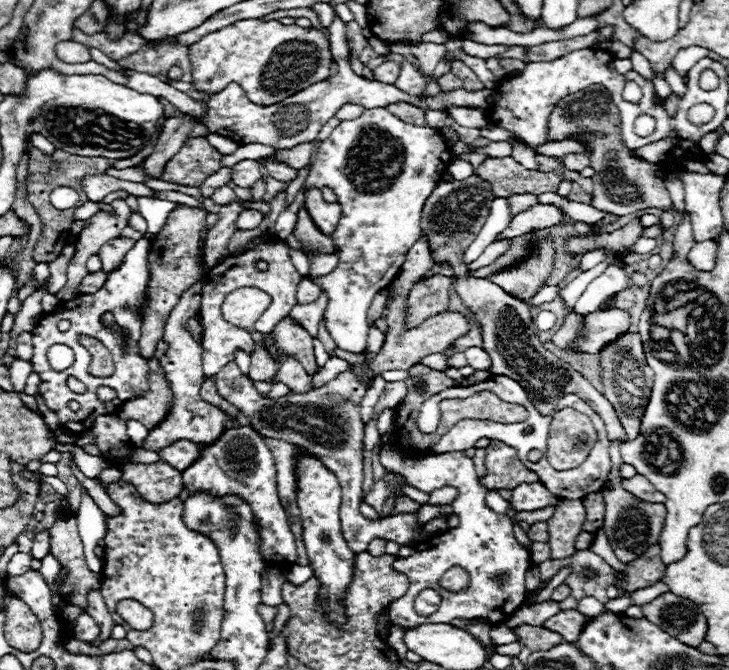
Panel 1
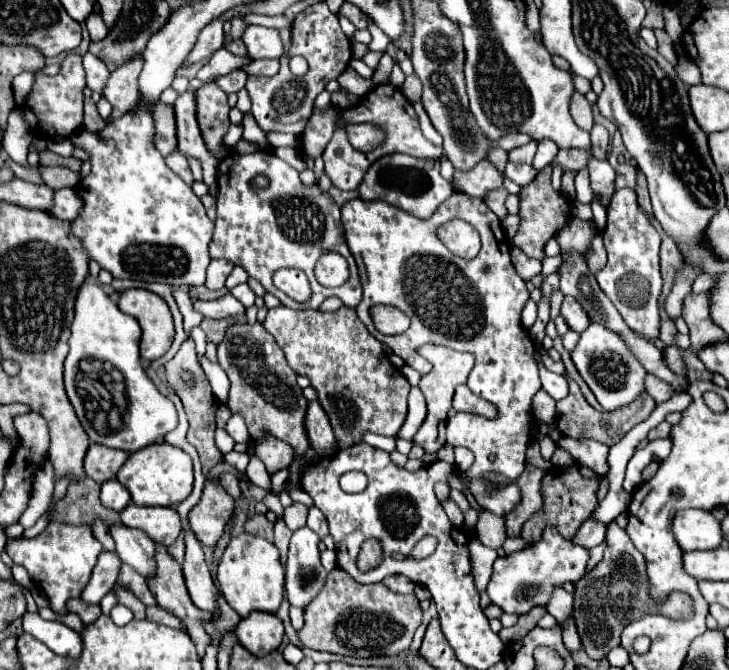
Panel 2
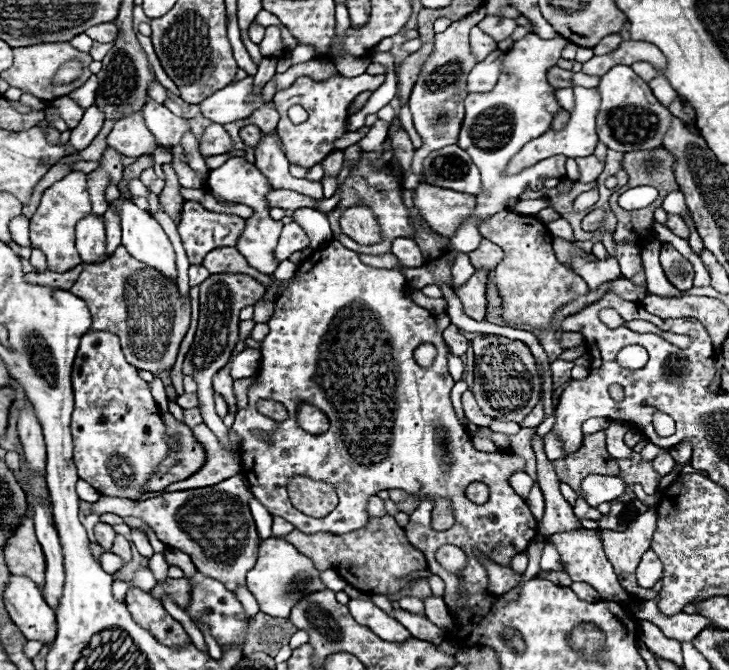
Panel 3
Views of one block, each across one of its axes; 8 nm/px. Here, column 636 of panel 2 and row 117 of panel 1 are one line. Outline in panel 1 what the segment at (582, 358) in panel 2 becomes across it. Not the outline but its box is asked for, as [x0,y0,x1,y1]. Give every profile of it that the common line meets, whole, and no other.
[274,108,452,354]

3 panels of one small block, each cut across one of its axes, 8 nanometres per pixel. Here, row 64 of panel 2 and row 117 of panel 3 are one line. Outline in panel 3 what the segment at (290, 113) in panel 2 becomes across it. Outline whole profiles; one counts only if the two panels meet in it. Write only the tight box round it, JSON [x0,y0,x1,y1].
[274,74,386,168]

